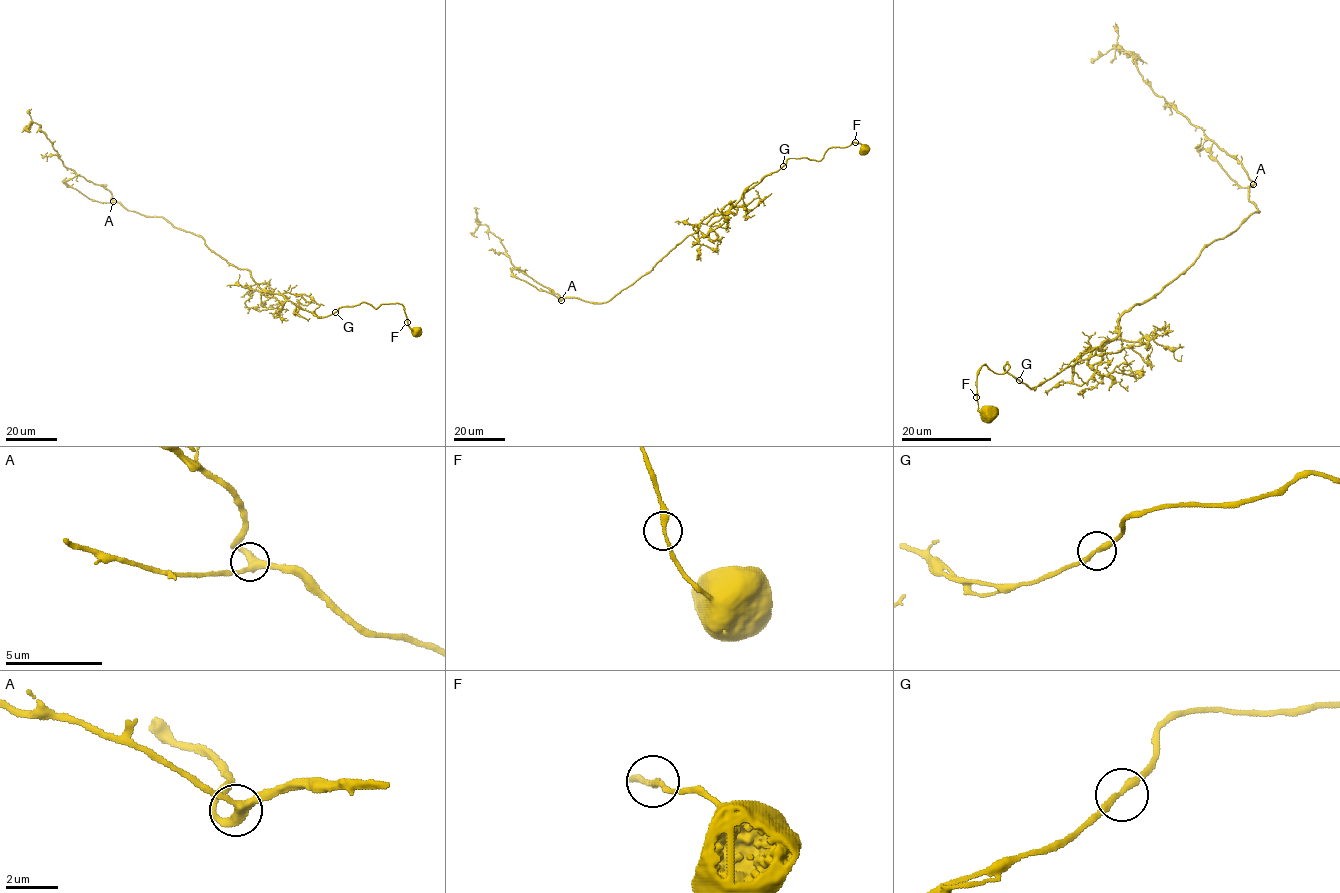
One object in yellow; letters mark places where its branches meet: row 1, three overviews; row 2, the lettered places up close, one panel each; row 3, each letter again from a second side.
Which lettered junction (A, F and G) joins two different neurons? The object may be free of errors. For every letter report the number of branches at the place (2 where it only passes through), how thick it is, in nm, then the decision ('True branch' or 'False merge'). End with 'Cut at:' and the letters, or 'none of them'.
A: Branches: 3. Thickness 320 nm. True branch
F: Branches: 2. Thickness 240 nm. True branch
G: Branches: 2. Thickness 240 nm. True branch
Cut at: none of them

